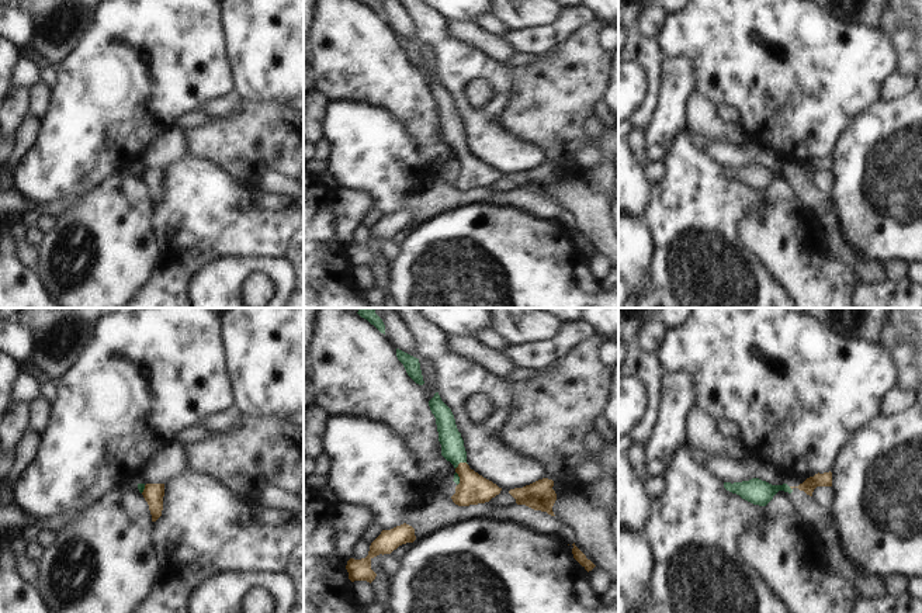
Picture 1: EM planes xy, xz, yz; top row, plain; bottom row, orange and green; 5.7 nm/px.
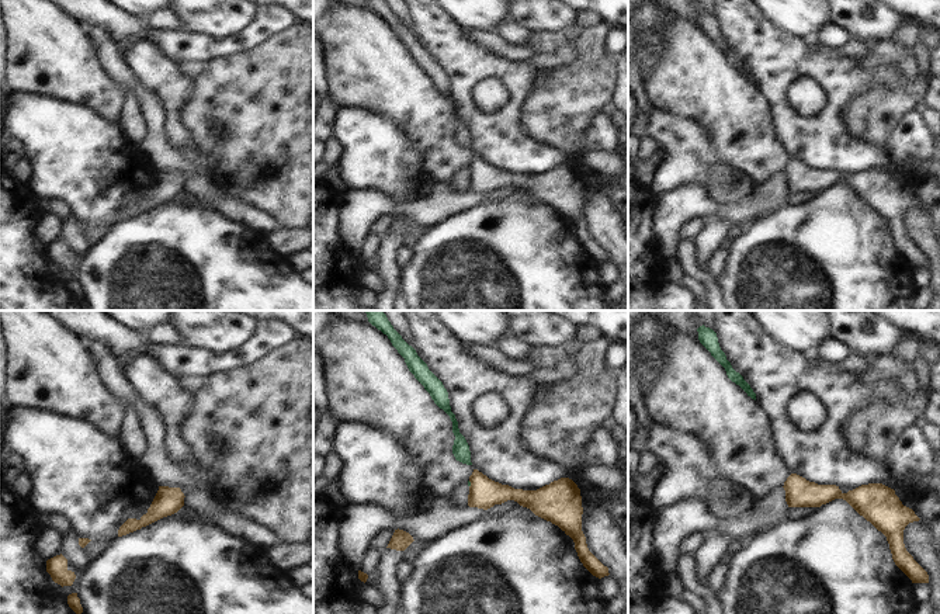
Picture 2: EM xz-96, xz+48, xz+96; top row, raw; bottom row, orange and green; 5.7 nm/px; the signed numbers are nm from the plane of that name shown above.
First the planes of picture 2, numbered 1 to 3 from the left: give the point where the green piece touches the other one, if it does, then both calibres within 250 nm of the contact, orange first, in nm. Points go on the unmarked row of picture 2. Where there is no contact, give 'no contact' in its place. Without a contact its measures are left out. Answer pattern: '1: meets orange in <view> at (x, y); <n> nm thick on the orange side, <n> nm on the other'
1: no contact
2: meets orange in xz+48 at (471, 169); 180 nm thick on the orange side, 20 nm on the other
3: no contact

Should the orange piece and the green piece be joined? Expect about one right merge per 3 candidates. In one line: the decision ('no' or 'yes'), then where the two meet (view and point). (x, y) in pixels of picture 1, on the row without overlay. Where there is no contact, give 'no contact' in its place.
yes; contact xz (460, 148)

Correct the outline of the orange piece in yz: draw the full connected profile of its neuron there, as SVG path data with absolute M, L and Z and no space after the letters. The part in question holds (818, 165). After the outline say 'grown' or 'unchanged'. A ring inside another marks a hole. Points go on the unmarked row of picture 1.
M818 157L814 162L807 163L798 172L788 172L787 169L772 170L759 163L734 169L724 167L724 173L727 176L736 179L742 184L759 191L766 191L779 176L791 179L794 173L798 173L800 176L804 176L807 180L812 181L817 172L832 172L832 157Z | grown

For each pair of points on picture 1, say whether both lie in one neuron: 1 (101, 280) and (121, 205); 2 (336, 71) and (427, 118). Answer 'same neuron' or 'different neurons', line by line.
1: same neuron
2: same neuron

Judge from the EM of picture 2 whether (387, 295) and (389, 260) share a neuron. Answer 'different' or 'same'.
same

